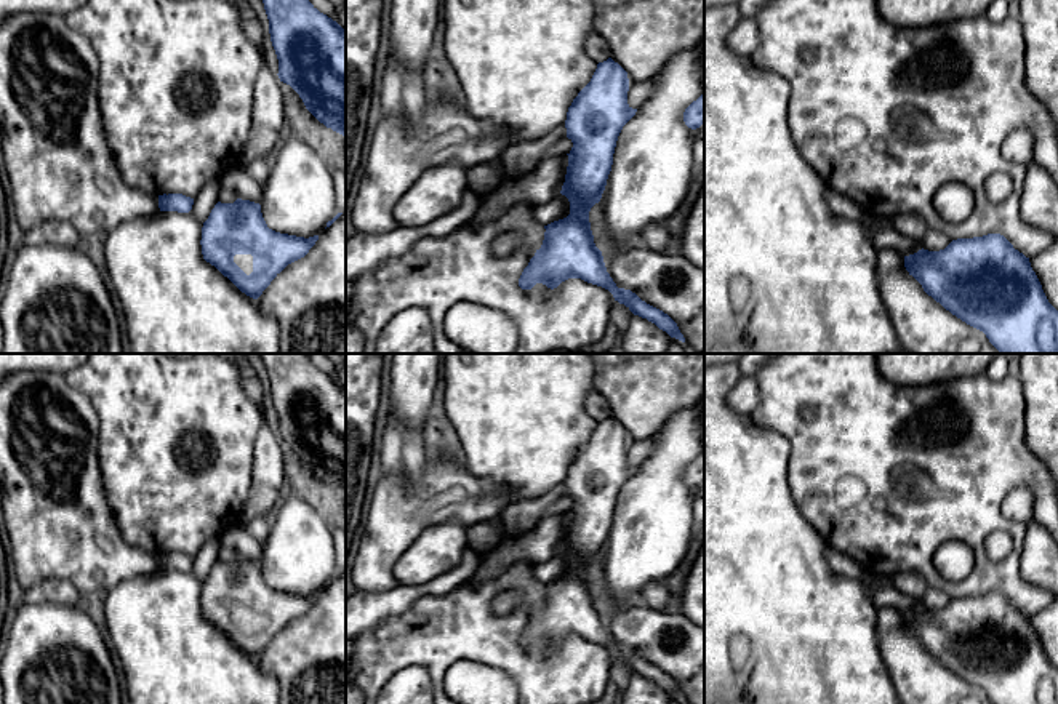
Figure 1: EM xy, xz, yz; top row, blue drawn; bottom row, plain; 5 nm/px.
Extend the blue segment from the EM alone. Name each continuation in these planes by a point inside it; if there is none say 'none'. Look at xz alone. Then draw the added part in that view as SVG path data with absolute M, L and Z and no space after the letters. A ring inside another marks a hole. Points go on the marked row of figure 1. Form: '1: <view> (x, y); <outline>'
none

